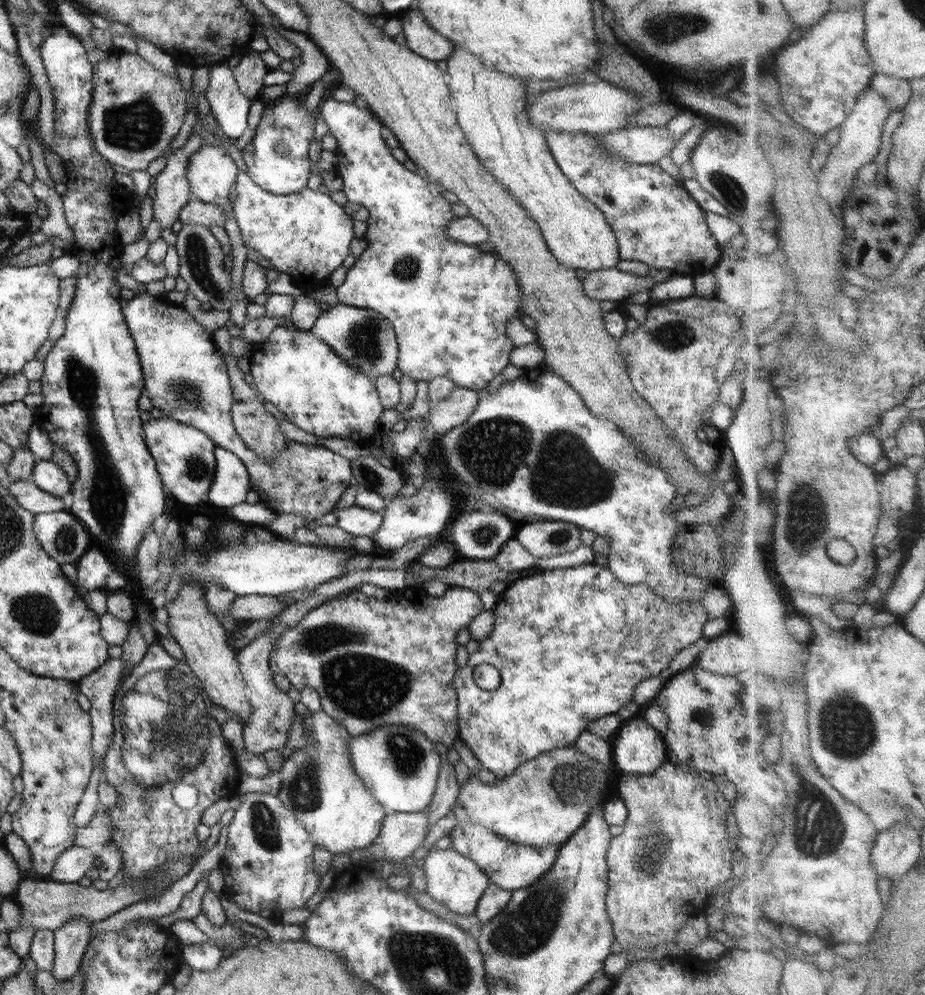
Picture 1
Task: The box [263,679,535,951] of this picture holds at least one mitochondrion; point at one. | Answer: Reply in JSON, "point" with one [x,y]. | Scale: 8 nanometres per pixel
{"point":[304,791]}

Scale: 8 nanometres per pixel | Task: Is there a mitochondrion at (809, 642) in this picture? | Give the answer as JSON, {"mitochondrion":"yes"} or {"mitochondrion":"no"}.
{"mitochondrion":"no"}

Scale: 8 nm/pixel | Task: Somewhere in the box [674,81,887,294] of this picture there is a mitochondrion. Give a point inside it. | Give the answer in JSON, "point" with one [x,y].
{"point":[734,196]}

